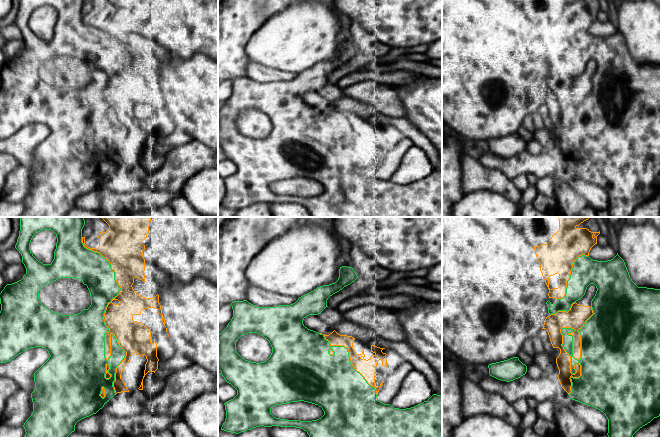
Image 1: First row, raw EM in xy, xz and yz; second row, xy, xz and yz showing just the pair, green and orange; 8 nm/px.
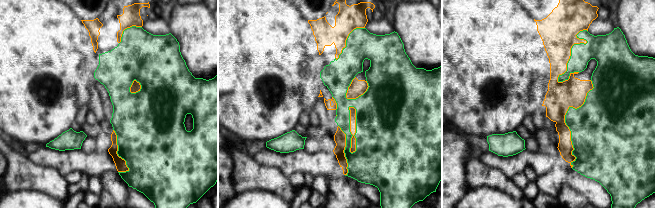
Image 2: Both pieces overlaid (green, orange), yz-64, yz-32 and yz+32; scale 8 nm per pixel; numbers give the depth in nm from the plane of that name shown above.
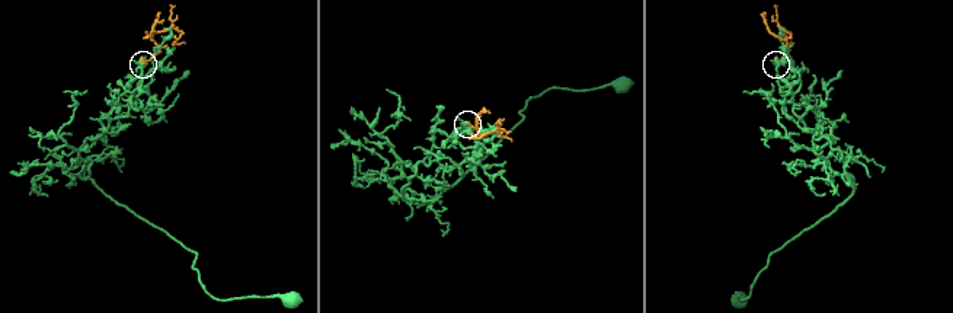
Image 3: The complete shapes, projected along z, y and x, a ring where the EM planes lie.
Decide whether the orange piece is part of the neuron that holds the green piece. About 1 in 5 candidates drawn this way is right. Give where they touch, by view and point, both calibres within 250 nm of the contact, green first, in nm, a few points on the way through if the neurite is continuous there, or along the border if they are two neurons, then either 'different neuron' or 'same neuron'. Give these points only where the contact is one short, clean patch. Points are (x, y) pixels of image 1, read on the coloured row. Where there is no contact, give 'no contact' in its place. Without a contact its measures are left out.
xy (104, 336) | 460/260 nm | different neuron

